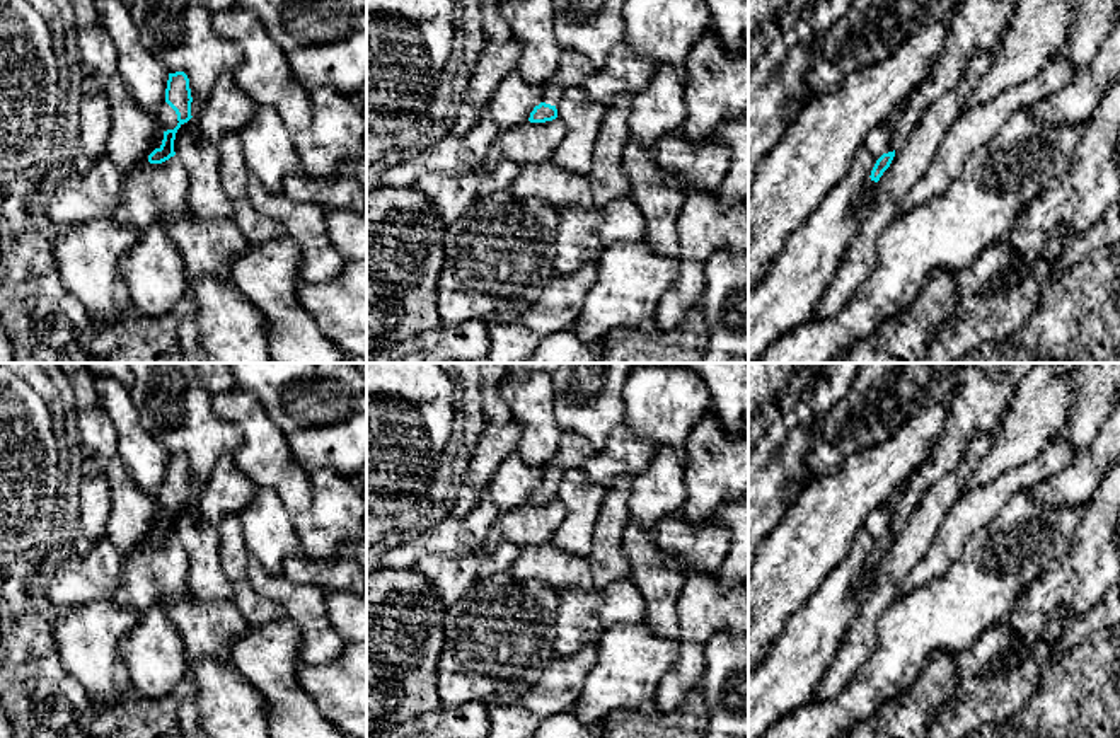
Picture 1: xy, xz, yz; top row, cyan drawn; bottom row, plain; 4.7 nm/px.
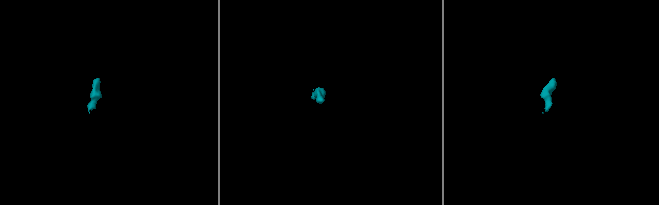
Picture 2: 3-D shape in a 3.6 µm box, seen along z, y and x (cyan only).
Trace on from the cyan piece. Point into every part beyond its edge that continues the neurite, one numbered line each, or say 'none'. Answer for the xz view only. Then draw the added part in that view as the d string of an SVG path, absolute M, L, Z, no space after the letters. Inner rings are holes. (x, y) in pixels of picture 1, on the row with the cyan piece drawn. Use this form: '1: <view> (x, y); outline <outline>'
1: xz (573, 70); outline M564 51L556 75L544 85L544 102L557 106L568 89L581 87L595 72L597 66L588 58Z

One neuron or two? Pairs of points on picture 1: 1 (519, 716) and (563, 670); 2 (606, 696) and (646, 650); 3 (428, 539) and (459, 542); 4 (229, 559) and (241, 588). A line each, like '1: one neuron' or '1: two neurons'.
1: one neuron
2: one neuron
3: one neuron
4: one neuron

